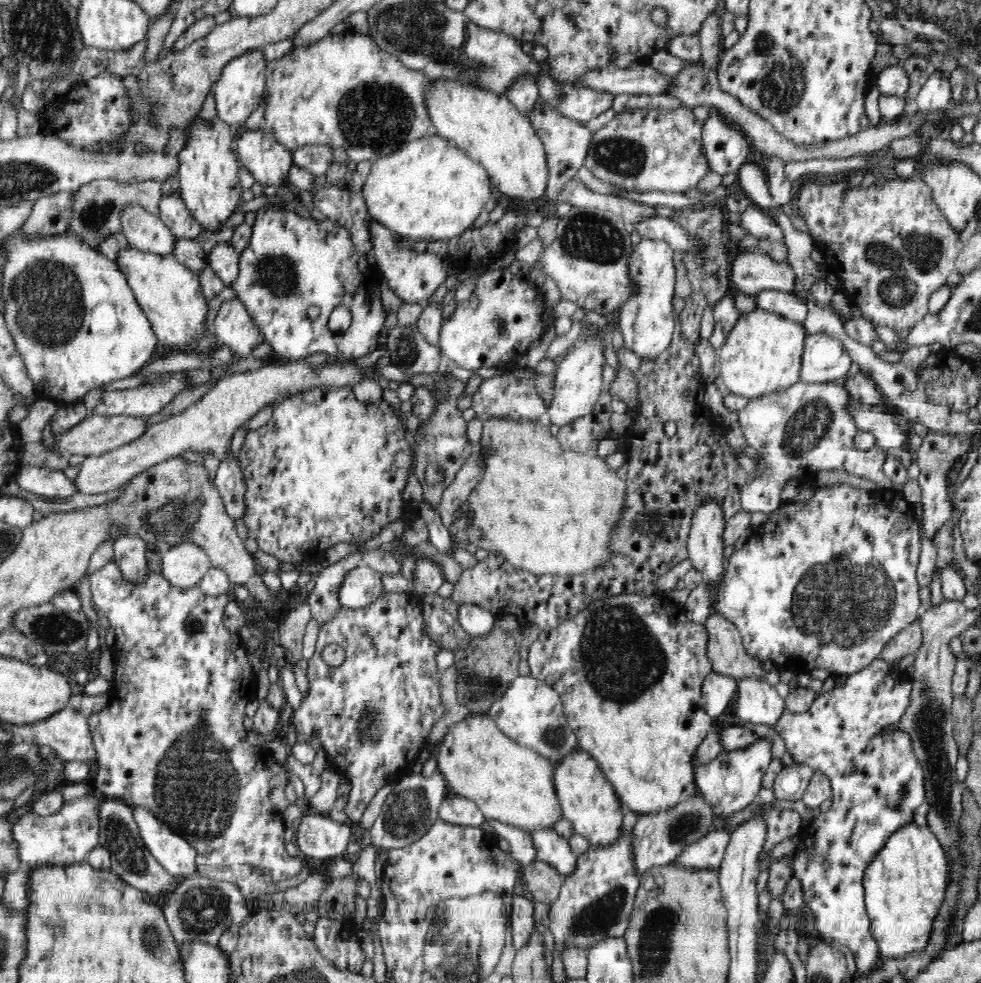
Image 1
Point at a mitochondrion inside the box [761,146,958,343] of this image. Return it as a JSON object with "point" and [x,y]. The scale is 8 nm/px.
{"point":[900,267]}

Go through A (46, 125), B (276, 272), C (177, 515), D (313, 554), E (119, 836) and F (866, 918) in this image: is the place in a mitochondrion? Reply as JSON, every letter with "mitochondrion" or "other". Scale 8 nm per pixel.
{"A":"other","B":"mitochondrion","C":"mitochondrion","D":"other","E":"mitochondrion","F":"other"}

